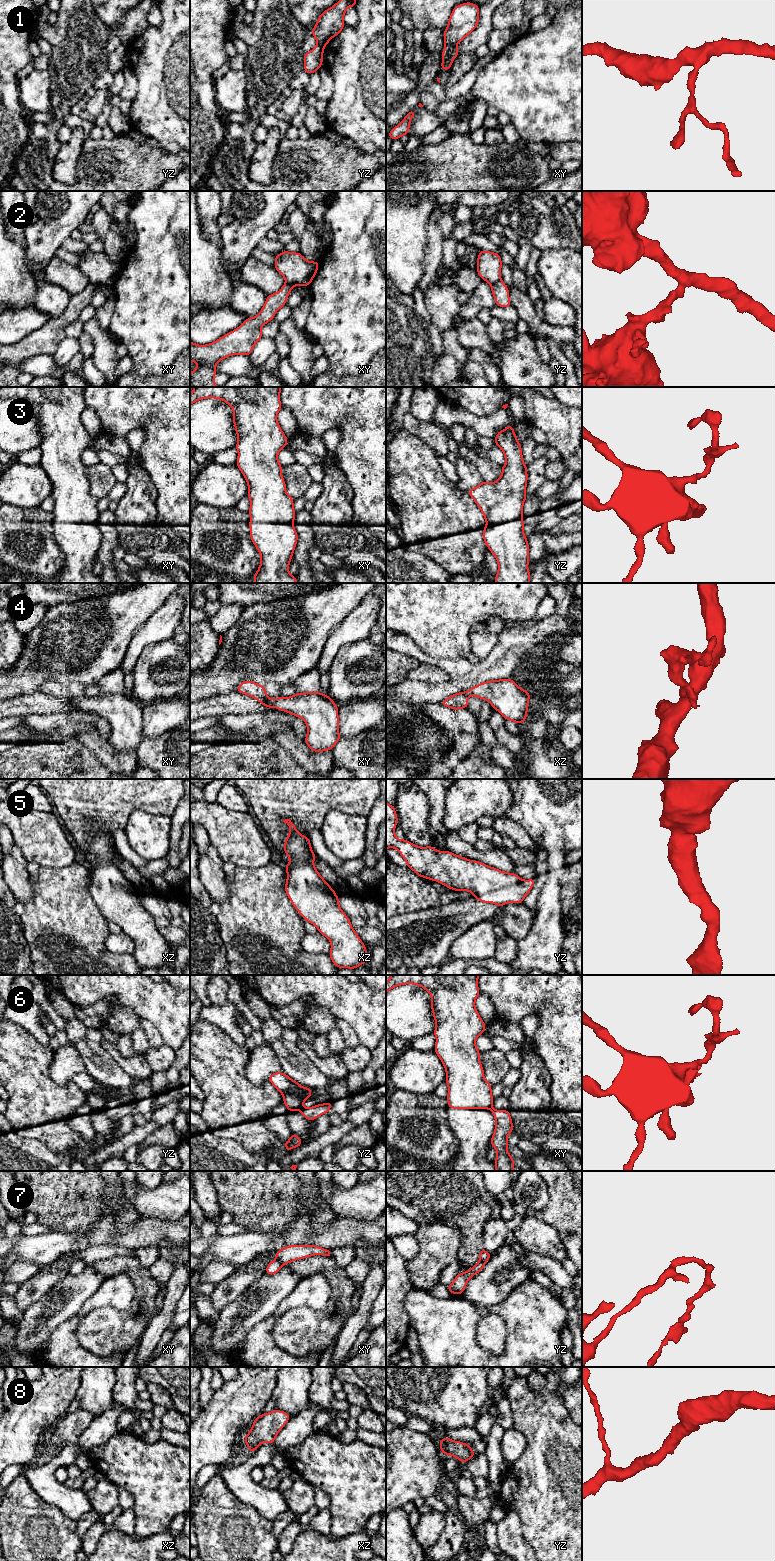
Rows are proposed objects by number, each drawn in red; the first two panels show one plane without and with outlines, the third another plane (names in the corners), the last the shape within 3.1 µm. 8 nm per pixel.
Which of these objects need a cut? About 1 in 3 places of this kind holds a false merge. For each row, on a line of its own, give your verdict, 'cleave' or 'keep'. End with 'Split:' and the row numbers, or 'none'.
1: cleave
2: cleave
3: keep
4: cleave
5: keep
6: cleave
7: cleave
8: keep
Split: 1, 2, 4, 6, 7

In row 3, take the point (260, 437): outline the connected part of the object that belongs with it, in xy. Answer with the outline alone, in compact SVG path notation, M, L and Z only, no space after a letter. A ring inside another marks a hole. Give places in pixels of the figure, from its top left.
M194 387L190 394L190 405L201 399L215 398L233 408L232 418L238 436L236 465L248 484L250 538L261 558L253 576L254 583L297 583L296 576L288 571L298 540L293 526L296 515L294 499L286 492L282 466L278 461L278 452L289 441L277 421L277 414L282 409L280 392L281 387Z

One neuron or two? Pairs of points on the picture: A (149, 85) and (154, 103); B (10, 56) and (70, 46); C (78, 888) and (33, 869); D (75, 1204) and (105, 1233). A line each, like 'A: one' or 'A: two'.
A: one
B: two
C: two
D: two

